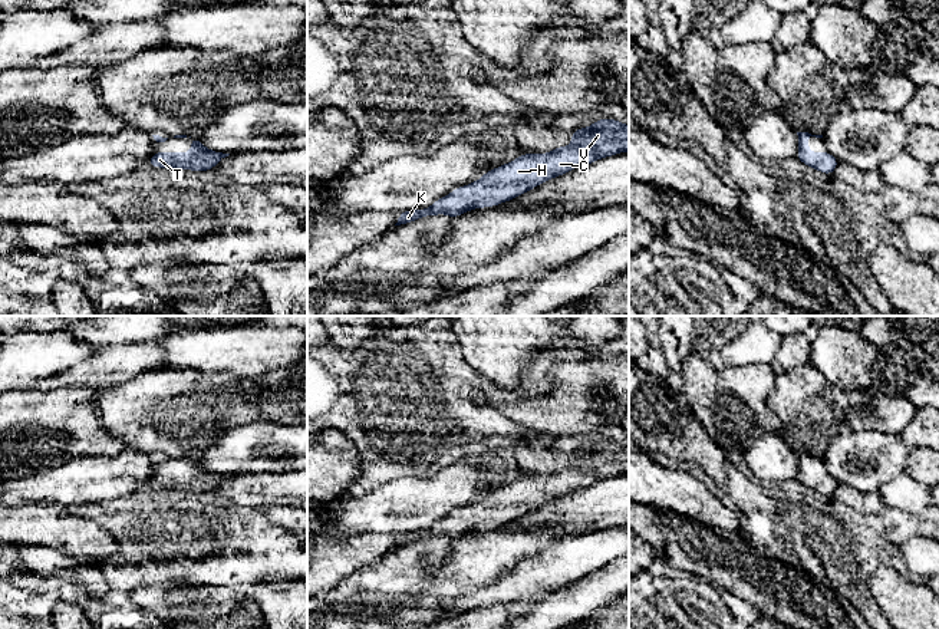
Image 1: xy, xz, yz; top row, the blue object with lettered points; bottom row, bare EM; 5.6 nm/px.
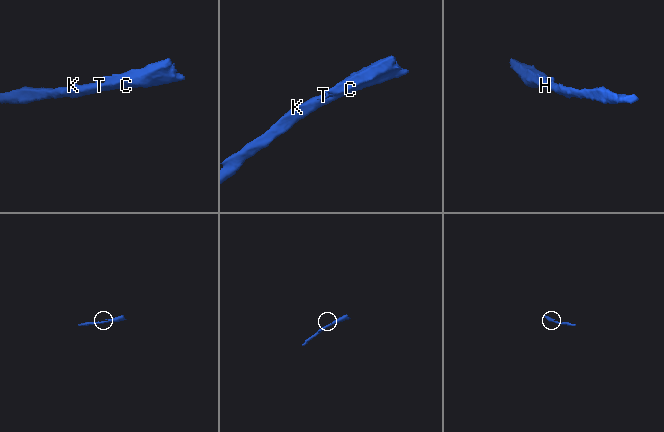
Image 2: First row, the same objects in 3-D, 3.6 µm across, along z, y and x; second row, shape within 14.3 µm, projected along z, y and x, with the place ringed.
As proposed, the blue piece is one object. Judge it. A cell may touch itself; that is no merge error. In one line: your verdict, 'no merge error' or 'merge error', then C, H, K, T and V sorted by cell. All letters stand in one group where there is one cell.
no merge error; C H K T V

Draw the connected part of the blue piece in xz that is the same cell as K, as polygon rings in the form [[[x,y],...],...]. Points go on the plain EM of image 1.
[[[610,439],[573,452],[571,460],[567,468],[547,475],[523,475],[500,490],[492,490],[478,503],[458,508],[428,530],[399,534],[395,547],[438,536],[455,540],[474,530],[494,528],[570,491],[629,472],[629,448]]]

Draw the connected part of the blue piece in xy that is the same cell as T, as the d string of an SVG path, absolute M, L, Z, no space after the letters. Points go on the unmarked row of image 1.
M198 458L191 460L190 474L154 474L149 481L151 488L208 493L230 475L215 474L200 465Z

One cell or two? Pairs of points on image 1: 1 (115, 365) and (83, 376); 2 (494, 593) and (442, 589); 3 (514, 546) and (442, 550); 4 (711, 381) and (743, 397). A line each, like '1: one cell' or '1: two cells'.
1: one cell
2: two cells
3: one cell
4: one cell

